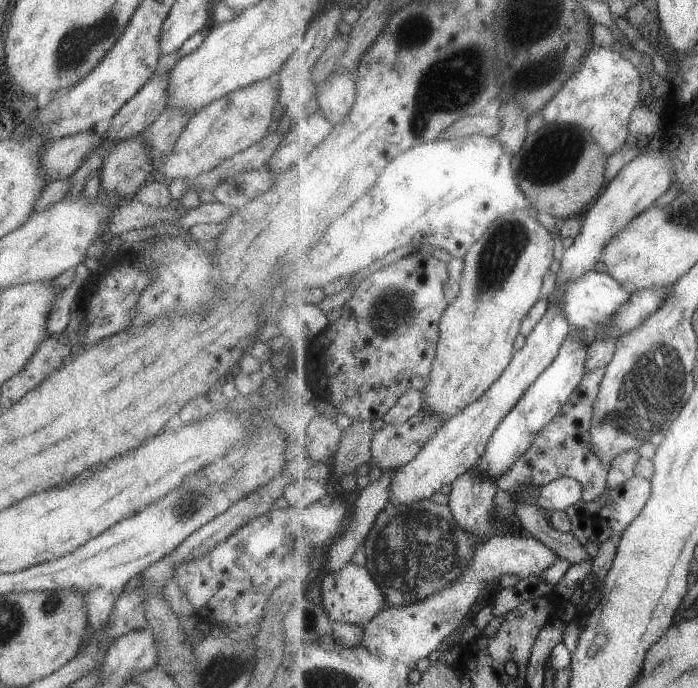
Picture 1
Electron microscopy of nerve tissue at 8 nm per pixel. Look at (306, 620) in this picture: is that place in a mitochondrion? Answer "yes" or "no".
yes

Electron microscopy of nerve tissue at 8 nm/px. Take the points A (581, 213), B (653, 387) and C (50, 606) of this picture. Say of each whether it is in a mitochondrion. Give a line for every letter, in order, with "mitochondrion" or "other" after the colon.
A: other
B: mitochondrion
C: mitochondrion

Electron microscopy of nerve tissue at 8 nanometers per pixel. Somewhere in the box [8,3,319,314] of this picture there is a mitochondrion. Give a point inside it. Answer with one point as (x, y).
(83, 38)

